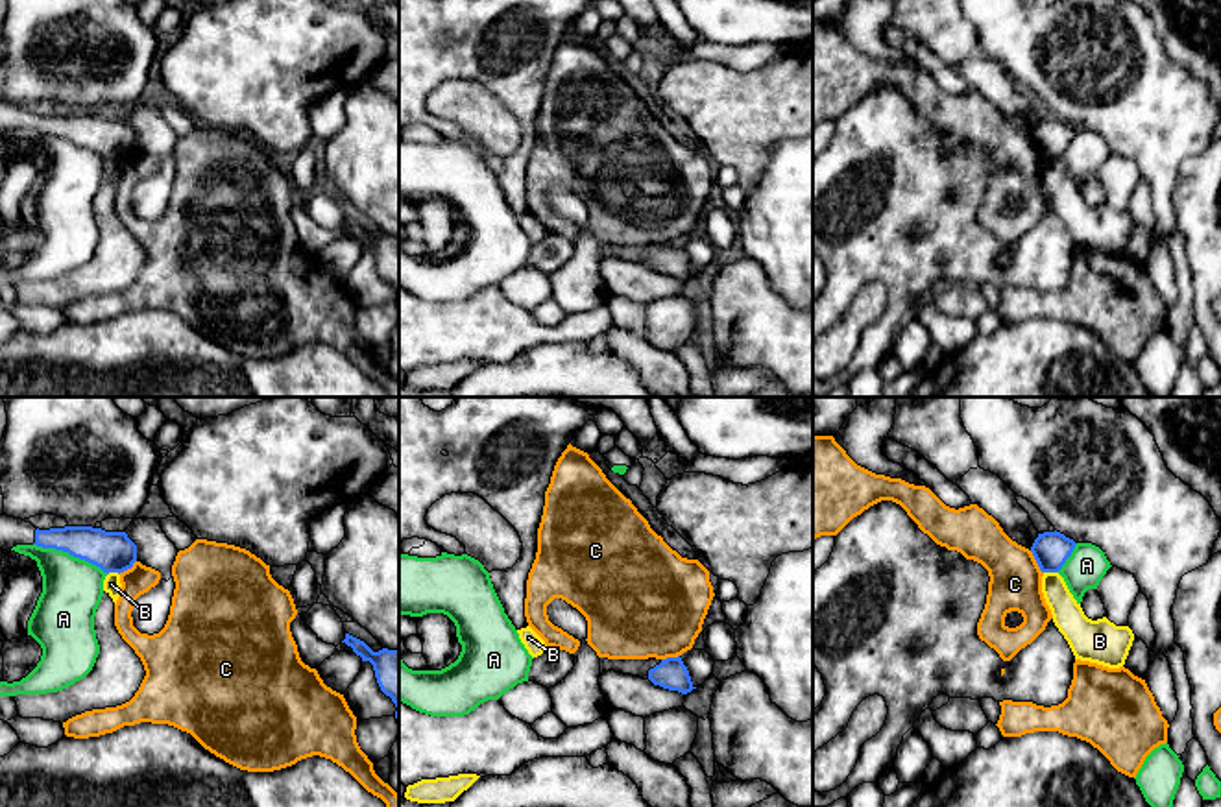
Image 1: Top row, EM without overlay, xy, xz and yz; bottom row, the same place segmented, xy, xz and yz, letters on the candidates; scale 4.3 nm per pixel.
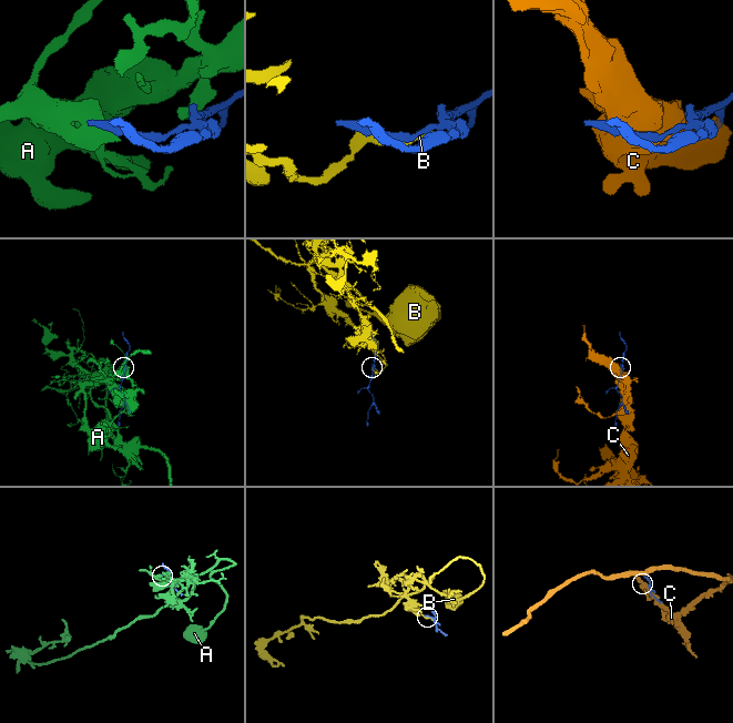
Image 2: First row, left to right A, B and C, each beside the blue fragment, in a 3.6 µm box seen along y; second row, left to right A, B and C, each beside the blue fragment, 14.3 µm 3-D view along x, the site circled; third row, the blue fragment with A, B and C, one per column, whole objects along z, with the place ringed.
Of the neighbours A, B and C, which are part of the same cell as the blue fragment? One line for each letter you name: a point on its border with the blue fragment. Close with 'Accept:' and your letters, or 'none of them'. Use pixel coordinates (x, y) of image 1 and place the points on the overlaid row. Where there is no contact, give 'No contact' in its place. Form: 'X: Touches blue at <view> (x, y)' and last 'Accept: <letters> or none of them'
Accept: none of them

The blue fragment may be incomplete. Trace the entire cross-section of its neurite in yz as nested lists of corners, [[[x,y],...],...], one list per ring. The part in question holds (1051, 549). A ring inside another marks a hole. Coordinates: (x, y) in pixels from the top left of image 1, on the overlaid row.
[[[1044,532],[1034,539],[1031,552],[1042,572],[1058,572],[1075,548],[1075,541],[1060,532]]]

